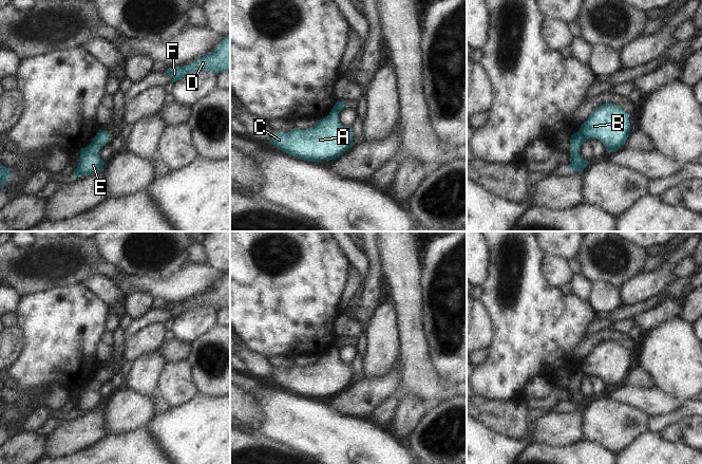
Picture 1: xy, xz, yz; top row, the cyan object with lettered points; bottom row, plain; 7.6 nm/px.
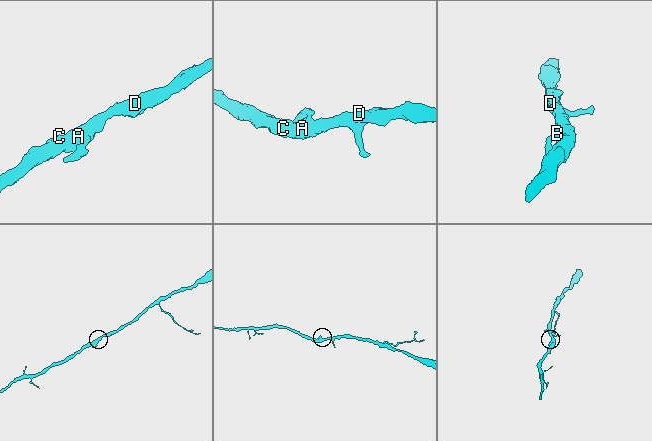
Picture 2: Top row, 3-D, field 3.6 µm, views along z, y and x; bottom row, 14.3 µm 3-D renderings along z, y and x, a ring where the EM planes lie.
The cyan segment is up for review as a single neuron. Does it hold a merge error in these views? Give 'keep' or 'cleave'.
cleave

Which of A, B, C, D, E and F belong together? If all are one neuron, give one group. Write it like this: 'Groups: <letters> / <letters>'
Groups: A B C D F / E.

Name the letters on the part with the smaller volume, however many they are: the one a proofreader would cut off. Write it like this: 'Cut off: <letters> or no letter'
Cut off: E

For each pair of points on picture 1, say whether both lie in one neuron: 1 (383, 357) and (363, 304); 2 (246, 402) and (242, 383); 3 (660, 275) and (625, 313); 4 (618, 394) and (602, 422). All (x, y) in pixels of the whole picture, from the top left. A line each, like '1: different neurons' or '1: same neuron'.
1: different neurons
2: different neurons
3: different neurons
4: different neurons

